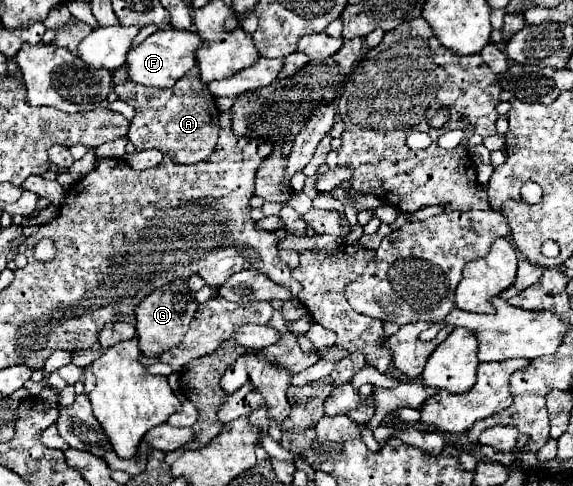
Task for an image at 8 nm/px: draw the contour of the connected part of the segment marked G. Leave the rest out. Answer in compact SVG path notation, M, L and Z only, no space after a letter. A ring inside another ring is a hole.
M173 281L169 285L163 285L163 289L157 289L151 295L147 295L137 307L137 325L135 325L141 353L145 357L161 357L161 353L179 345L185 337L185 331L189 329L189 323L197 307L199 303L195 301L193 291L189 291L187 281Z

